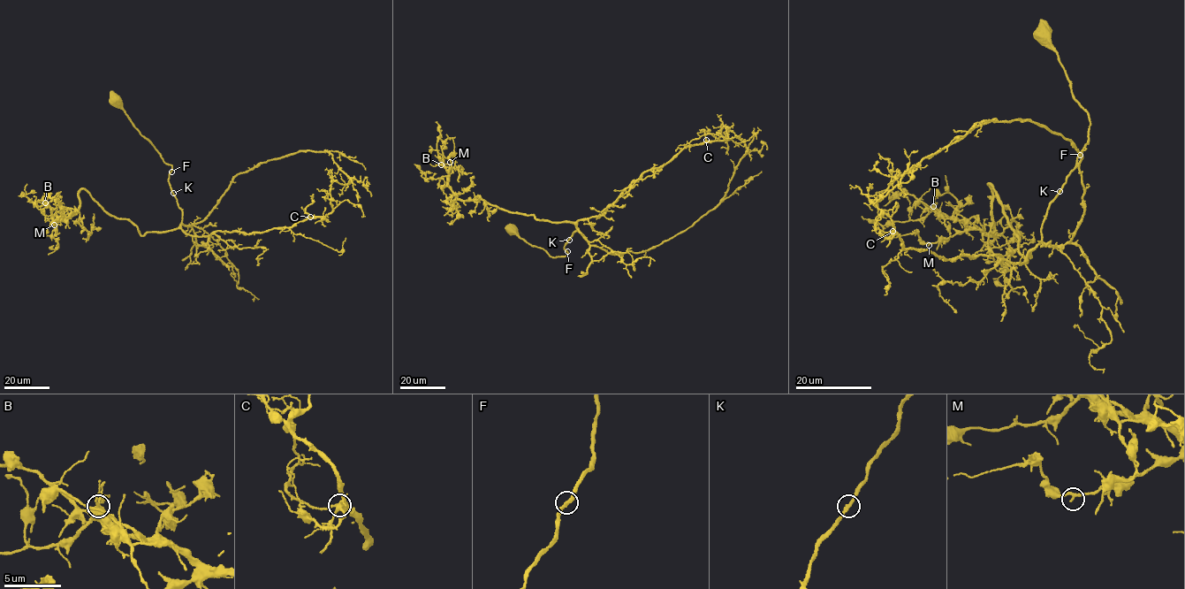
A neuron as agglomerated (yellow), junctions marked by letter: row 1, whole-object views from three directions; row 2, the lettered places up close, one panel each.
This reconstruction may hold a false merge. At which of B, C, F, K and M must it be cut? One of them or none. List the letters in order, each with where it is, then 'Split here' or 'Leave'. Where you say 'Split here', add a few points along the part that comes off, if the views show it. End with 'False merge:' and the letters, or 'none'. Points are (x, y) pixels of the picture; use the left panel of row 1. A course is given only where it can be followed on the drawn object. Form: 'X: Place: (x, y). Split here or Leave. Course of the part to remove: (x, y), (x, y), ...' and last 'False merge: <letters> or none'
B: Place: (45, 202). Leave
C: Place: (310, 217). Leave
F: Place: (171, 172). Leave
K: Place: (173, 193). Leave
M: Place: (54, 225). Leave
False merge: none

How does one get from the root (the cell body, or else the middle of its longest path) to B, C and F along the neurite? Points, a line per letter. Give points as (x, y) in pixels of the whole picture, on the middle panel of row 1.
B: (510, 228), (555, 257), (567, 255), (564, 246), (578, 227), (511, 213), (478, 197), (459, 199), (441, 164)
C: (510, 228), (551, 256), (565, 256), (564, 246), (579, 220), (600, 216), (643, 172), (706, 140)
F: (510, 228), (551, 256), (565, 256), (567, 251)

